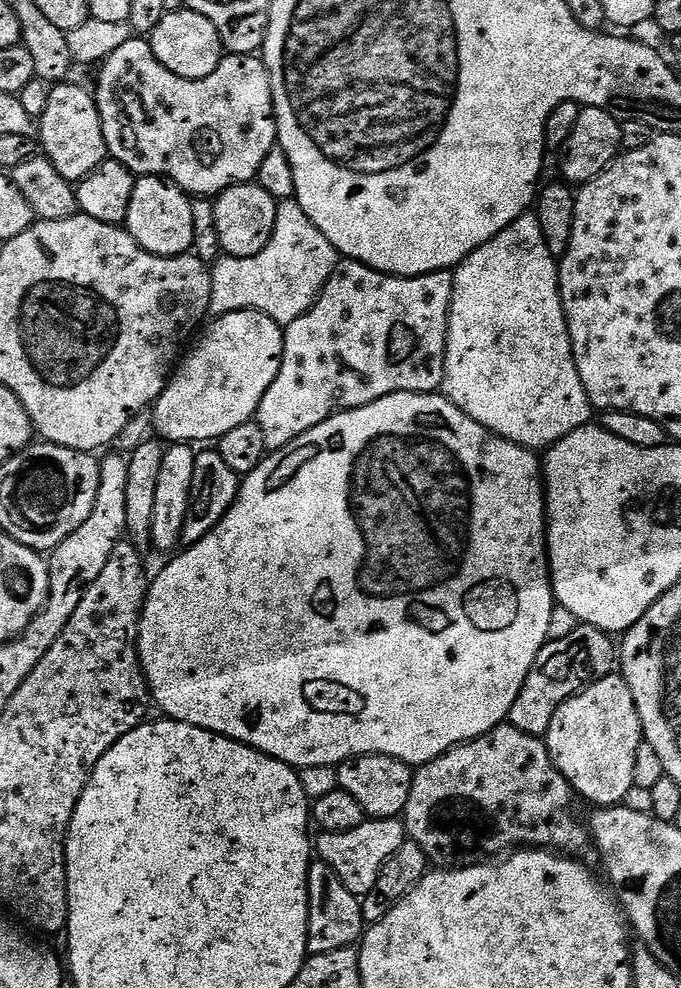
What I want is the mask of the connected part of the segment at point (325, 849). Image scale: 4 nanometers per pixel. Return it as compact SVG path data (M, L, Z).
M365 819L362 826L358 826L349 832L320 832L314 840L314 852L323 863L329 864L342 878L342 886L350 890L350 894L363 897L370 890L374 890L374 882L378 882L378 874L390 858L393 845L397 843L398 837L392 831L398 828L397 821Z

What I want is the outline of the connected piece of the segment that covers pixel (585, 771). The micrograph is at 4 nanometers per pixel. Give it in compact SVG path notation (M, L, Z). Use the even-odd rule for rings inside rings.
M623 675L596 680L562 702L546 737L554 766L566 778L577 797L585 796L592 806L616 806L628 796L636 776L636 751L642 748L640 715L634 694Z

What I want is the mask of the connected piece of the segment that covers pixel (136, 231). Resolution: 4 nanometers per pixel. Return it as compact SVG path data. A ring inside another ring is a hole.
M141 176L130 198L126 230L141 246L155 256L183 256L193 251L194 238L193 201L186 193L163 176Z

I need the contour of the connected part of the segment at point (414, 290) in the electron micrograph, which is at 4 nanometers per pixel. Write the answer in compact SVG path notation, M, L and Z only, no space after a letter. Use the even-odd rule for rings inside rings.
M341 259L337 263L332 277L324 284L324 289L316 297L316 305L324 308L324 312L316 312L316 316L305 312L292 324L284 328L284 356L280 359L278 378L270 382L270 390L262 398L254 417L259 425L264 439L263 447L268 450L284 448L294 438L306 434L314 426L326 422L338 412L348 412L351 408L360 408L375 400L386 398L395 392L430 392L435 393L444 382L444 346L448 334L448 310L452 303L451 271L431 272L425 276L389 276L386 272L379 272L357 260ZM320 316L352 316L352 320L340 320L340 328L344 324L364 324L364 336L372 340L372 388L360 396L360 384L344 384L344 376L340 376L340 368L332 372L332 368L324 368L324 364L316 364L316 324L336 324L336 320L320 320Z

